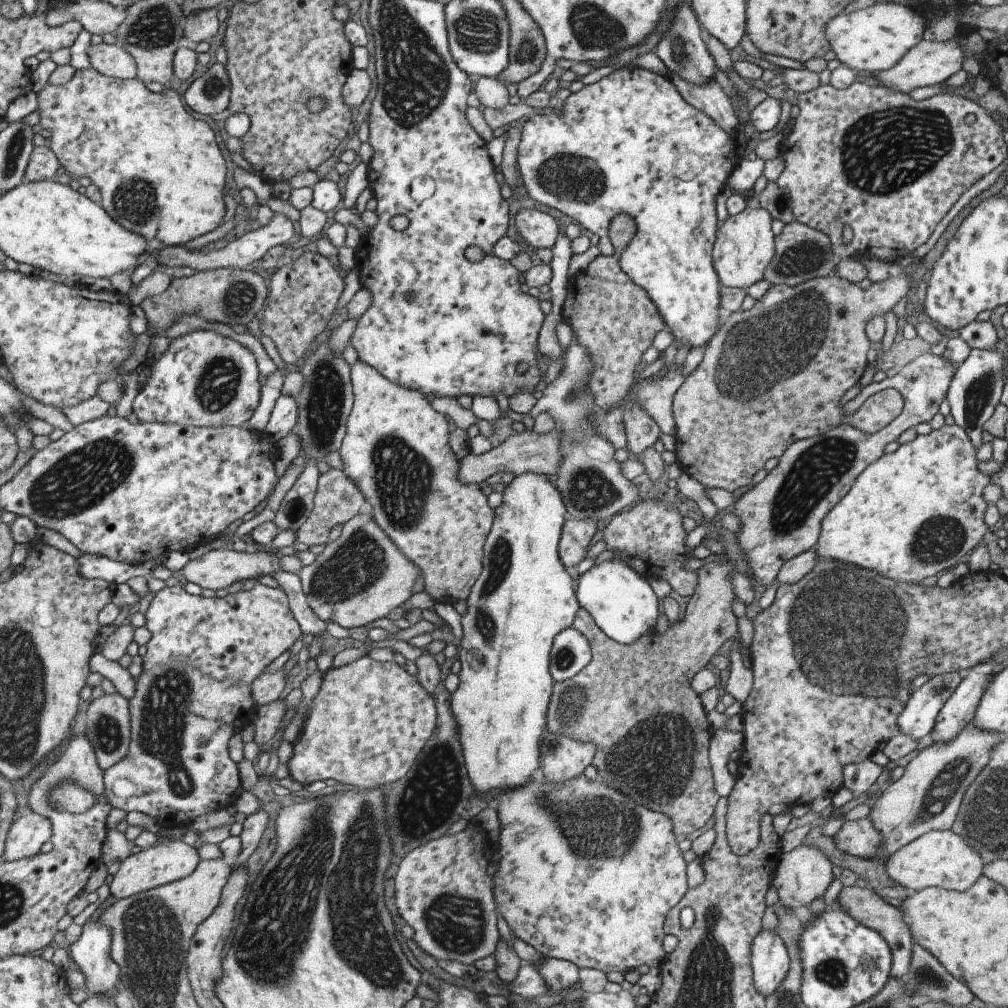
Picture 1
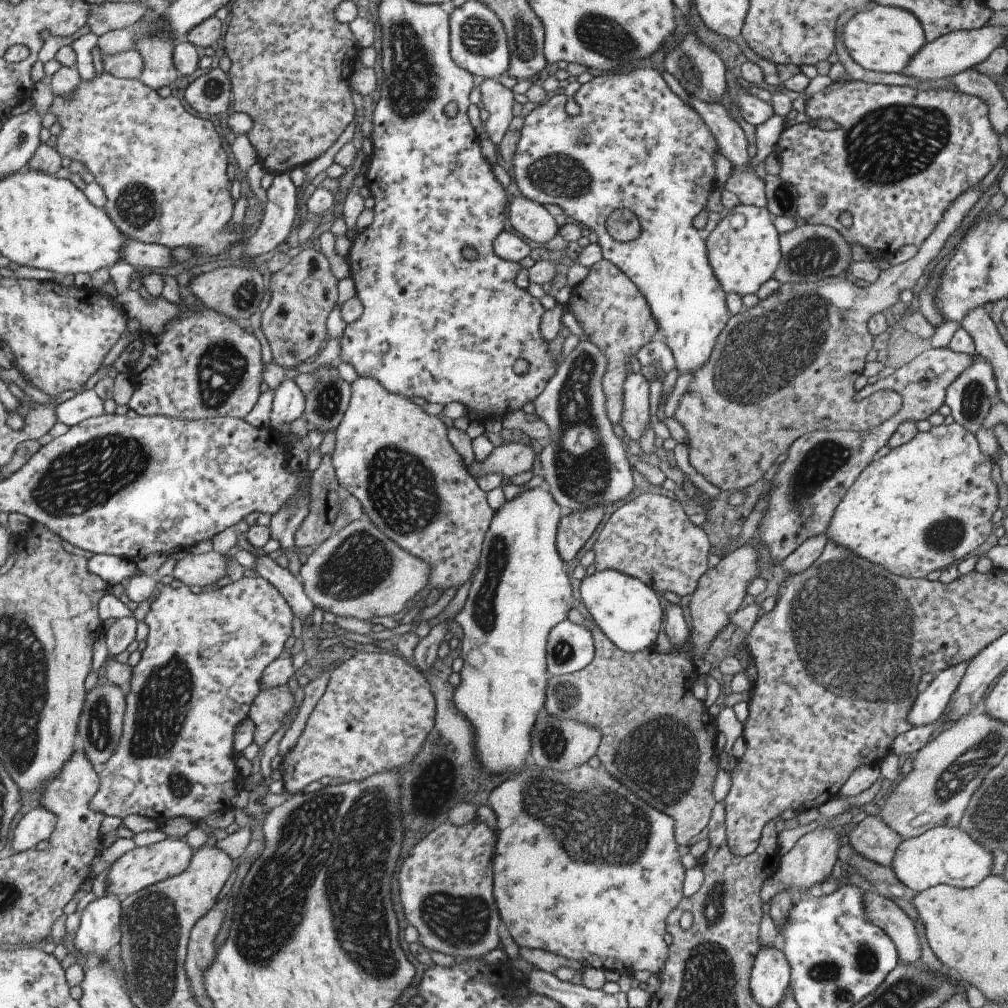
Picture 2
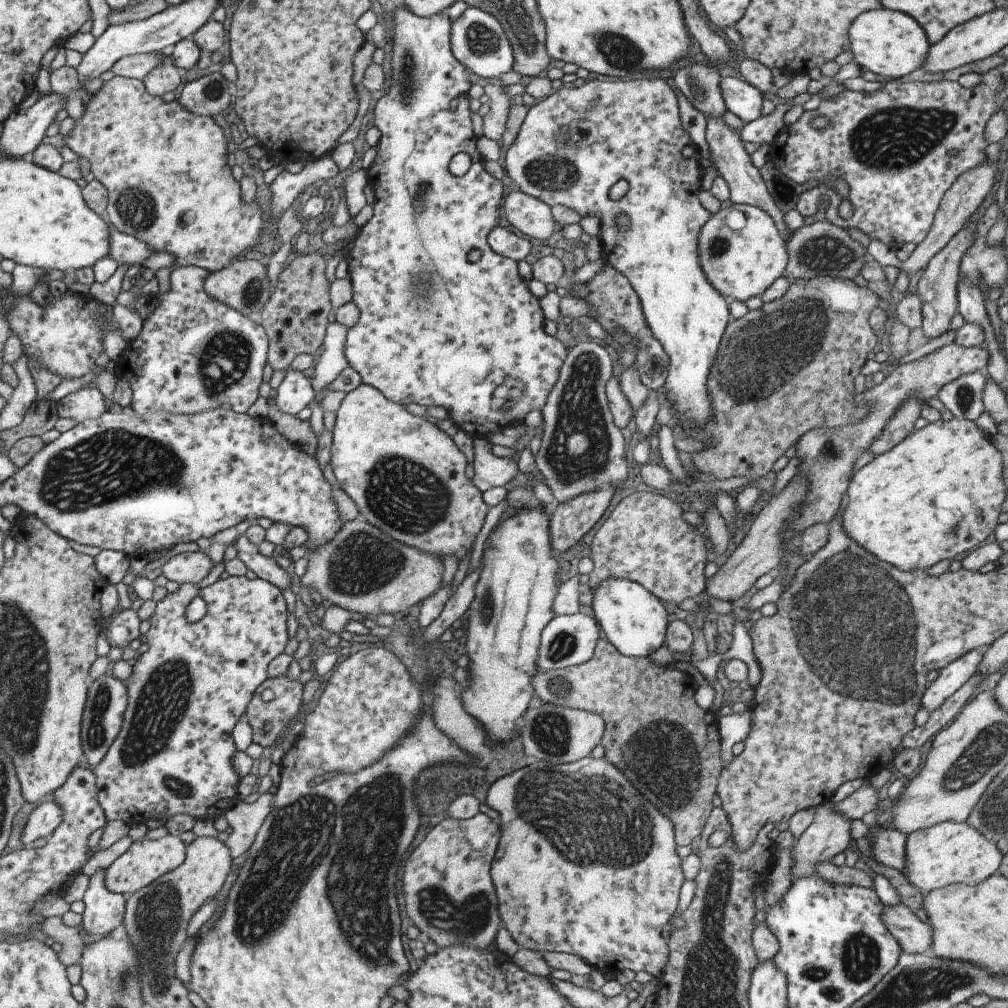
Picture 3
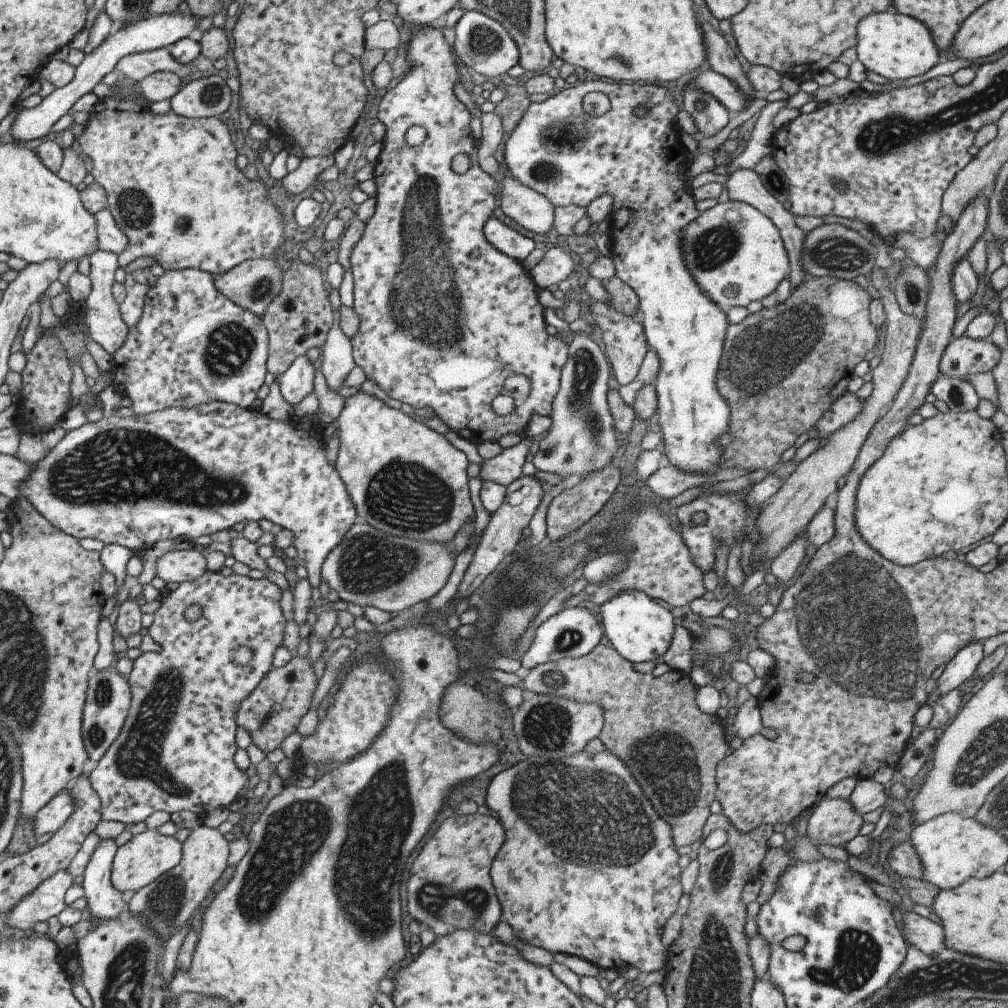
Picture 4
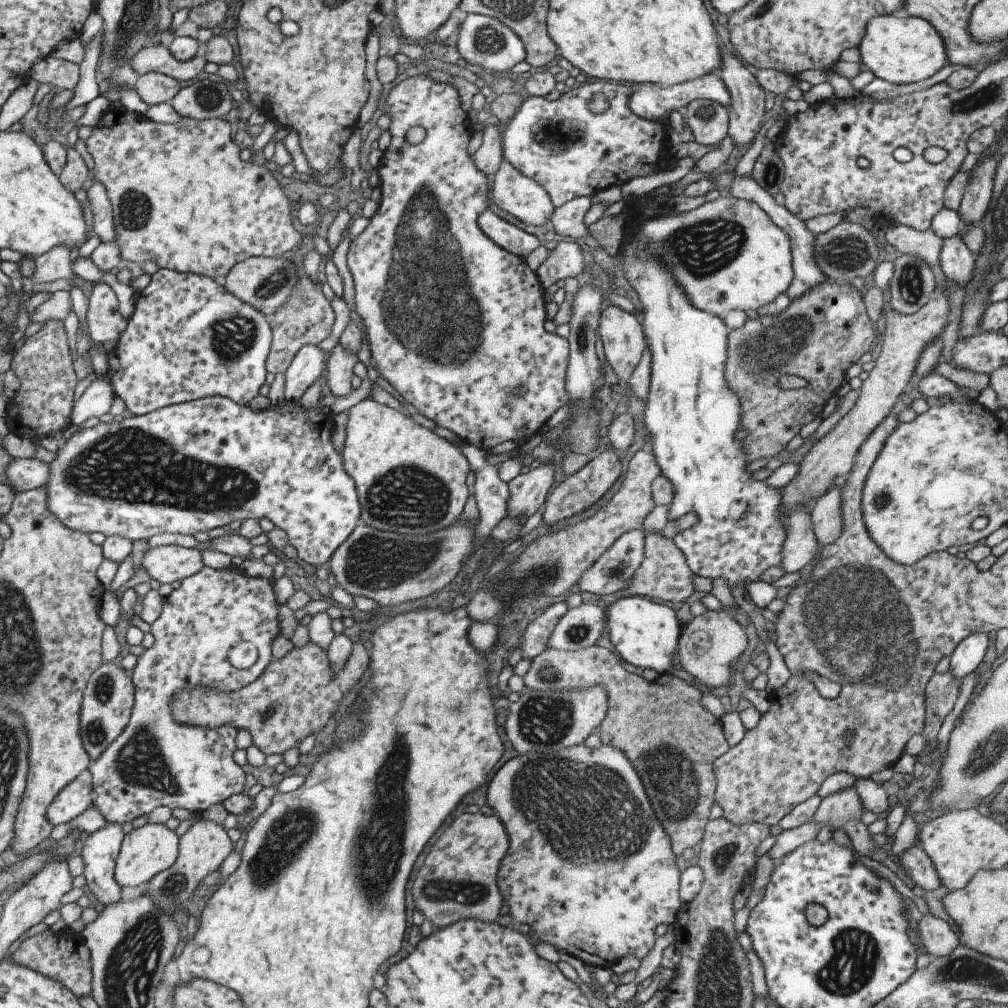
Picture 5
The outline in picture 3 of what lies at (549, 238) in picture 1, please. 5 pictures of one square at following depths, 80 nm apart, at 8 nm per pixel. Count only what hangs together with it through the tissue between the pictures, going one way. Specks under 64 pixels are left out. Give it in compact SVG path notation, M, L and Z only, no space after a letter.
M521 190L506 193L500 206L507 222L529 238L546 240L556 230L551 207Z

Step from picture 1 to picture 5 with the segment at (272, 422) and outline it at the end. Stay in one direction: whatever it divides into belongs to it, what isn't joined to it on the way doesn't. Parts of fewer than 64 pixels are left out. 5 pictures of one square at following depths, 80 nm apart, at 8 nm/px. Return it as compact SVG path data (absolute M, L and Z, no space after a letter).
M305 344L299 348L284 372L284 401L296 402L299 400L305 390L323 375L327 357L326 352L313 344Z

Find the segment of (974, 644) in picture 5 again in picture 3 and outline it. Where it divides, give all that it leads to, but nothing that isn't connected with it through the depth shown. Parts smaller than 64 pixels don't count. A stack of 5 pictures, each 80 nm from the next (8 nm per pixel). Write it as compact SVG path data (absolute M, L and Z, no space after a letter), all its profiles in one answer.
M976 649L965 652L963 656L948 663L923 692L920 709L931 713L940 708L943 702L976 672L983 658L982 651L982 649Z

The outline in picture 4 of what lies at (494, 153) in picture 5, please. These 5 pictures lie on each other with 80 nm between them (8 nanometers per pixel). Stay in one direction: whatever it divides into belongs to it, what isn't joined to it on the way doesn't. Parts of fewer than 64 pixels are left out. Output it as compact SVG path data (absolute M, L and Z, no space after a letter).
M495 112L482 114L481 120L481 143L476 149L477 165L482 172L495 178L500 172L499 163L493 158L493 152L503 142L503 128L499 122L499 116Z

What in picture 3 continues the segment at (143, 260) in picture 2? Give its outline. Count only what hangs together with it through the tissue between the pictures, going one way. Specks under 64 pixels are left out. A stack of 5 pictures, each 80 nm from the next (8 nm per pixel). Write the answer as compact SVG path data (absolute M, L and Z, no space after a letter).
M107 221L107 232L109 232L108 256L118 264L141 265L141 262L153 254L151 248L147 248L143 242L139 242L133 236L122 234L115 230L113 224Z

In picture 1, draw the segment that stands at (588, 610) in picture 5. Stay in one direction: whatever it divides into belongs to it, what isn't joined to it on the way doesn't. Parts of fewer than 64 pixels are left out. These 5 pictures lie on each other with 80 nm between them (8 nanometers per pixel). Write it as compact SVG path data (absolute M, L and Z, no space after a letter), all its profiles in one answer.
M571 626L557 632L551 640L548 670L552 681L561 682L578 674L591 660L589 644Z

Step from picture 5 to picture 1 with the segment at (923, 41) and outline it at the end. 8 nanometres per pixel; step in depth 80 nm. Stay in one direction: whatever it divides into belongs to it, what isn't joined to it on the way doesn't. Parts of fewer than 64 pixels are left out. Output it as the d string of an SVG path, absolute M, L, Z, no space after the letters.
M874 3L865 8L840 13L831 18L823 32L831 46L831 52L841 66L851 71L877 73L889 70L899 62L912 46L922 40L926 25L926 15L920 6L910 7L906 4Z

